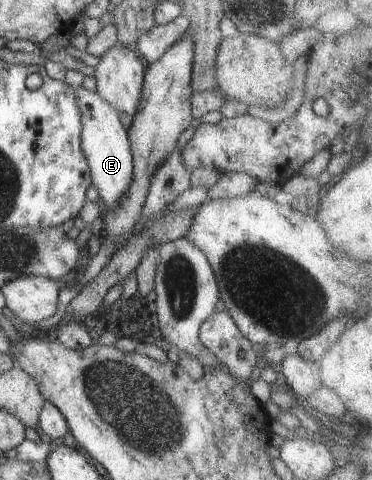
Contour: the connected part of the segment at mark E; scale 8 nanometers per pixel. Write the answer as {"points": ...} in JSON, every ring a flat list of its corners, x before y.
{"points":[[83,85,71,87,76,92,76,106,80,110,81,145,91,170,91,180,107,208,116,208,132,184,134,161,128,131,120,122,120,113,95,90,86,90]]}

